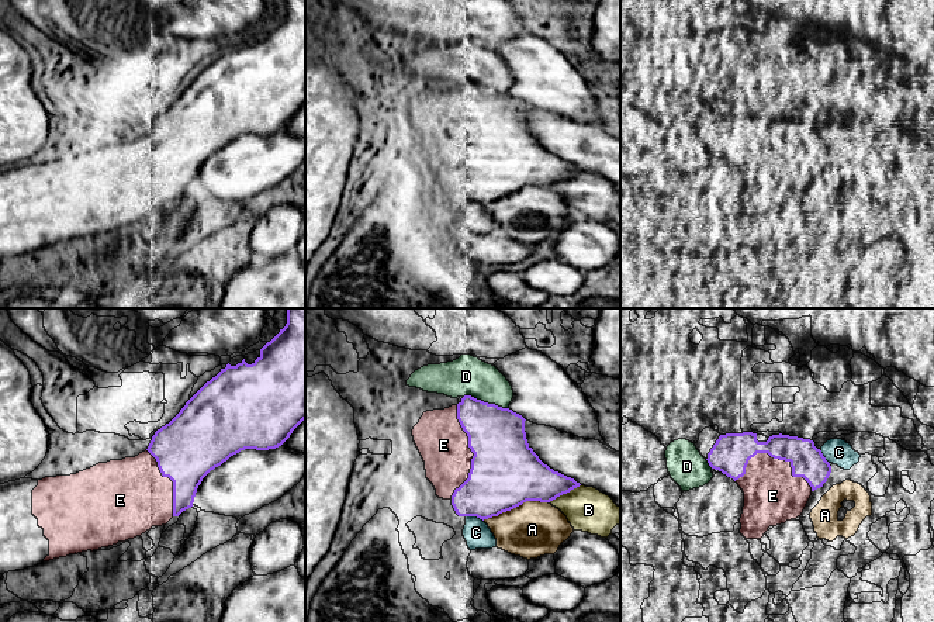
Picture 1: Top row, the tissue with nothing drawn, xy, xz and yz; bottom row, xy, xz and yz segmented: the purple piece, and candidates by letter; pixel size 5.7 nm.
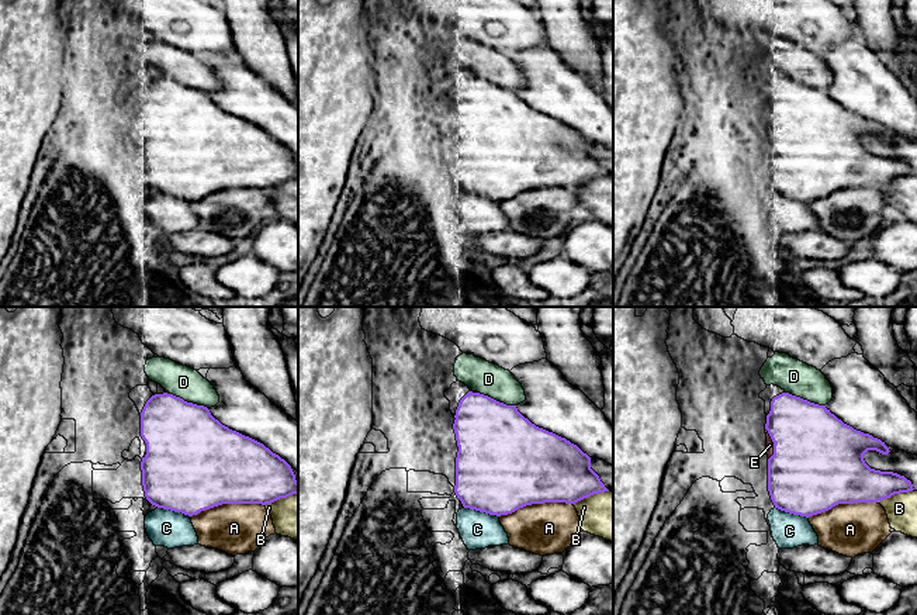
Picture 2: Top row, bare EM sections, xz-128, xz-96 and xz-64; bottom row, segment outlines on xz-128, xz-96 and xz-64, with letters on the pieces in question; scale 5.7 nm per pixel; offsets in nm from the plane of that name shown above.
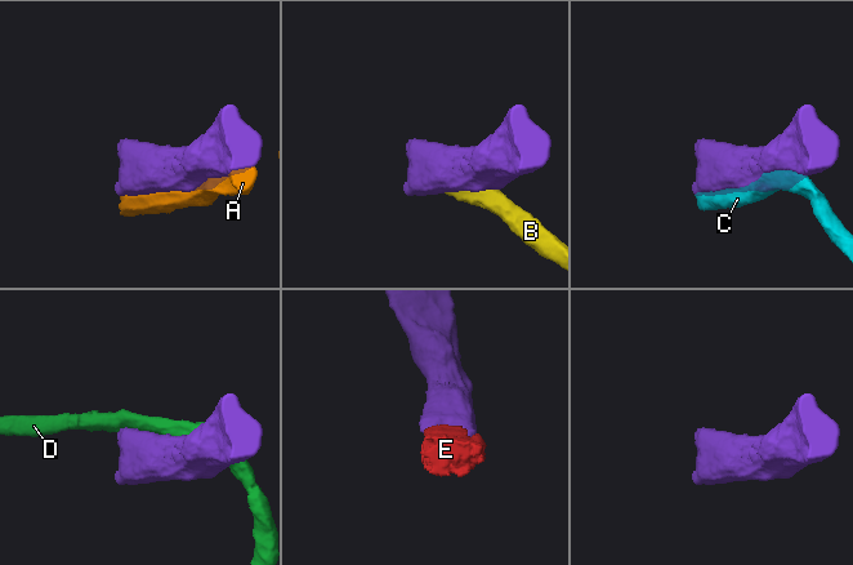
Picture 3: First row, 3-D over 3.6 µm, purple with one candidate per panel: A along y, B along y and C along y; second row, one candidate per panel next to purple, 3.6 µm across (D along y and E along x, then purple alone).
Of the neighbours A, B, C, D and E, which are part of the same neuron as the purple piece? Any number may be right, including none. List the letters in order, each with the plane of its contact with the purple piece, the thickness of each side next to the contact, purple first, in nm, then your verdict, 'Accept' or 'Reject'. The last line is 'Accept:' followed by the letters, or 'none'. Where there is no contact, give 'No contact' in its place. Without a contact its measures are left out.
A: Touches purple in xz. Thickness 400 nm (purple) against 320 nm. Reject
B: Touches purple in xz. Thickness 280 nm (purple) against 260 nm. Reject
C: Touches purple in xz. Thickness 360 nm (purple) against 150 nm. Reject
D: Touches purple in xz. Thickness 320 nm (purple) against 220 nm. Reject
E: Touches purple in yz. Thickness 200 nm (purple) against 320 nm. Accept
Accept: E

